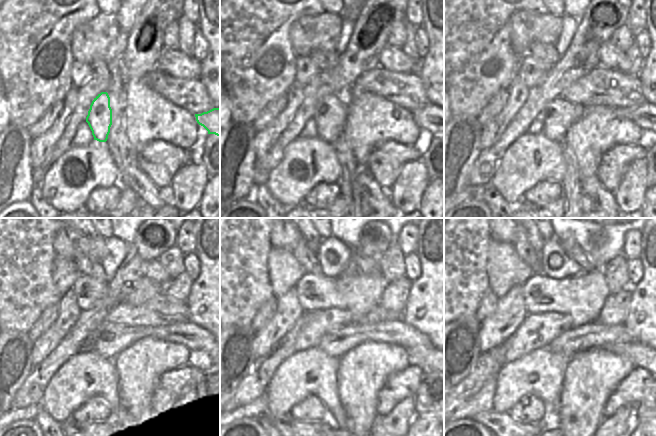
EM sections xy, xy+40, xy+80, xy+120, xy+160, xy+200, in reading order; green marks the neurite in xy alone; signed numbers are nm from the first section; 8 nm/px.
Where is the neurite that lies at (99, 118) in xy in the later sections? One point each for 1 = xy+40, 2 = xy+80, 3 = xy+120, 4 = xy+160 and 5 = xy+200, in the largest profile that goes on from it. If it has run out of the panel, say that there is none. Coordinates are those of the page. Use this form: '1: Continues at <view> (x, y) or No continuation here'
1: Continues at xy+40 (330, 116)
2: Continues at xy+80 (559, 114)
3: Continues at xy+120 (113, 338)
4: Continues at xy+160 (336, 343)
5: Continues at xy+200 (593, 334).

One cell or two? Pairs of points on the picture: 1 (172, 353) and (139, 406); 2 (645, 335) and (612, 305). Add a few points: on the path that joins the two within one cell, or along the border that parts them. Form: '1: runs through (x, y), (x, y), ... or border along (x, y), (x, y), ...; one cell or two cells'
1: runs through (159, 366), (139, 386), (139, 393); one cell
2: border along (631, 294), (628, 314), (623, 323); two cells

